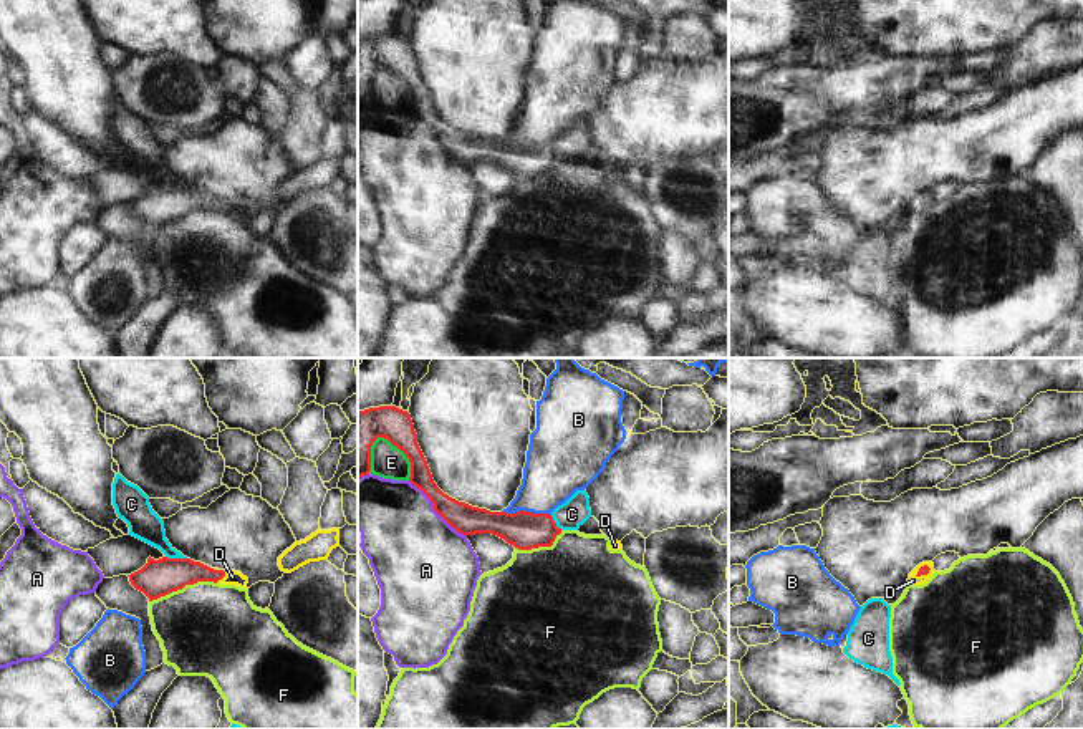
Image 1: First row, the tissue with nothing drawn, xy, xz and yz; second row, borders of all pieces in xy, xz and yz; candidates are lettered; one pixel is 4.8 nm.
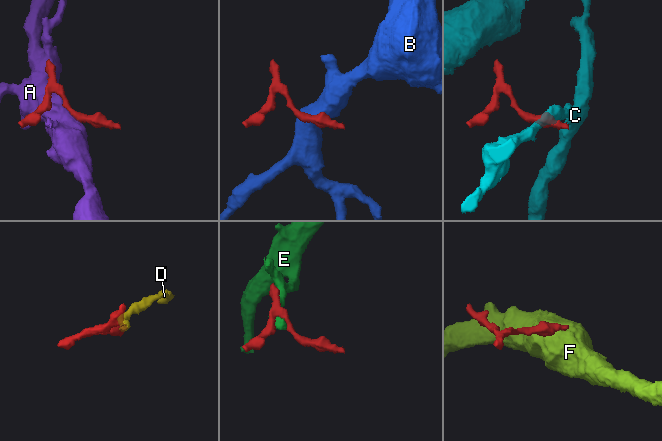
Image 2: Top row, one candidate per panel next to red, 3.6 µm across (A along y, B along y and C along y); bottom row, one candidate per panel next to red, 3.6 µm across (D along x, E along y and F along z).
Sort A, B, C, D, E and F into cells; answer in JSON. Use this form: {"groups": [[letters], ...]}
{"groups": [["A"], ["B"], ["C"], ["D"], ["E"], ["F"]]}

